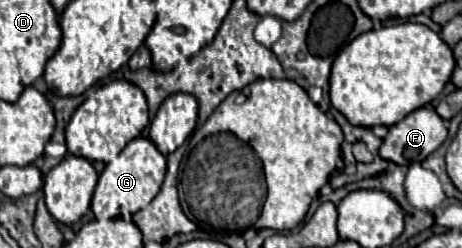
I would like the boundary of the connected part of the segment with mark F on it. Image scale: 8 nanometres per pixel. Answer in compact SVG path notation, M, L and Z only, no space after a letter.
M421 107L389 129L379 147L379 157L397 165L421 163L446 139L443 119L435 111Z

